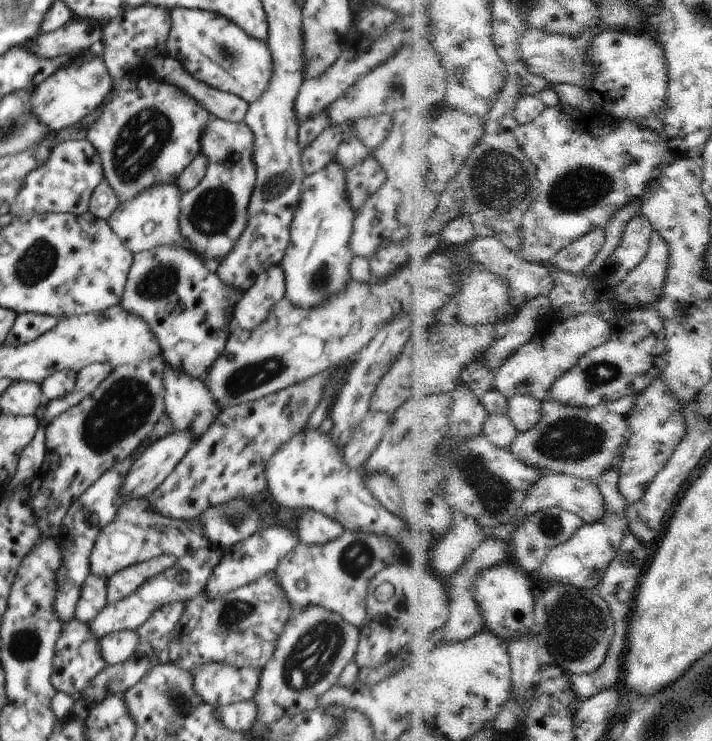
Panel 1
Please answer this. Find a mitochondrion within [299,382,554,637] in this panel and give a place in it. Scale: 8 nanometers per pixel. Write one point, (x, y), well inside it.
(496, 495)

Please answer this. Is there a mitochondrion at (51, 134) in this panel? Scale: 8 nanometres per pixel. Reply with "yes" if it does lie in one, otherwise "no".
no

